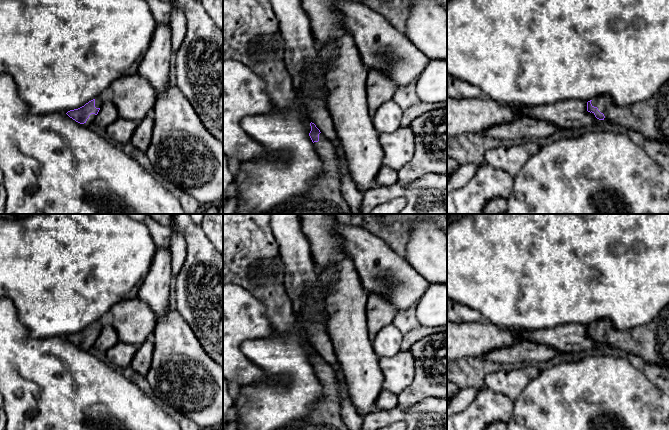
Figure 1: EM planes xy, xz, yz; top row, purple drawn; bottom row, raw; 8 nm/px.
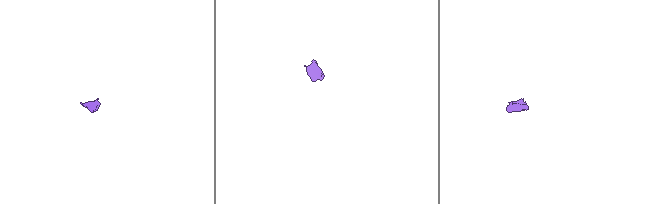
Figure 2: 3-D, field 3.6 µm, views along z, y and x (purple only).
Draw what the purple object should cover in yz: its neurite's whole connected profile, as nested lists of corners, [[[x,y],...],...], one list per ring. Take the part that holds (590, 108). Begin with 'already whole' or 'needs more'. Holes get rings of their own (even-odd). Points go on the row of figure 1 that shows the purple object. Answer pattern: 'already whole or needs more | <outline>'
needs more | [[[669,80],[648,100],[631,105],[617,105],[609,96],[599,96],[587,102],[587,111],[599,120],[605,120],[608,127],[621,127],[640,132],[648,141],[669,144]]]

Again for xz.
needs more | [[[314,123],[310,126],[309,136],[321,160],[322,174],[305,192],[263,214],[352,214],[341,191],[336,148]]]

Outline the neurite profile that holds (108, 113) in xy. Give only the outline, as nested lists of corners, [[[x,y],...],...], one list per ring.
[[[109,96],[103,97],[102,105],[93,123],[97,126],[106,128],[119,118],[118,110]]]

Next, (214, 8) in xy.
[[[200,0],[200,2],[223,34],[223,0]]]

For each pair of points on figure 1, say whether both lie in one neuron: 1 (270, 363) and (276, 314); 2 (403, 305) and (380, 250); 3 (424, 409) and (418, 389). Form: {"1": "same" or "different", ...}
{"1": "different", "2": "same", "3": "different"}

